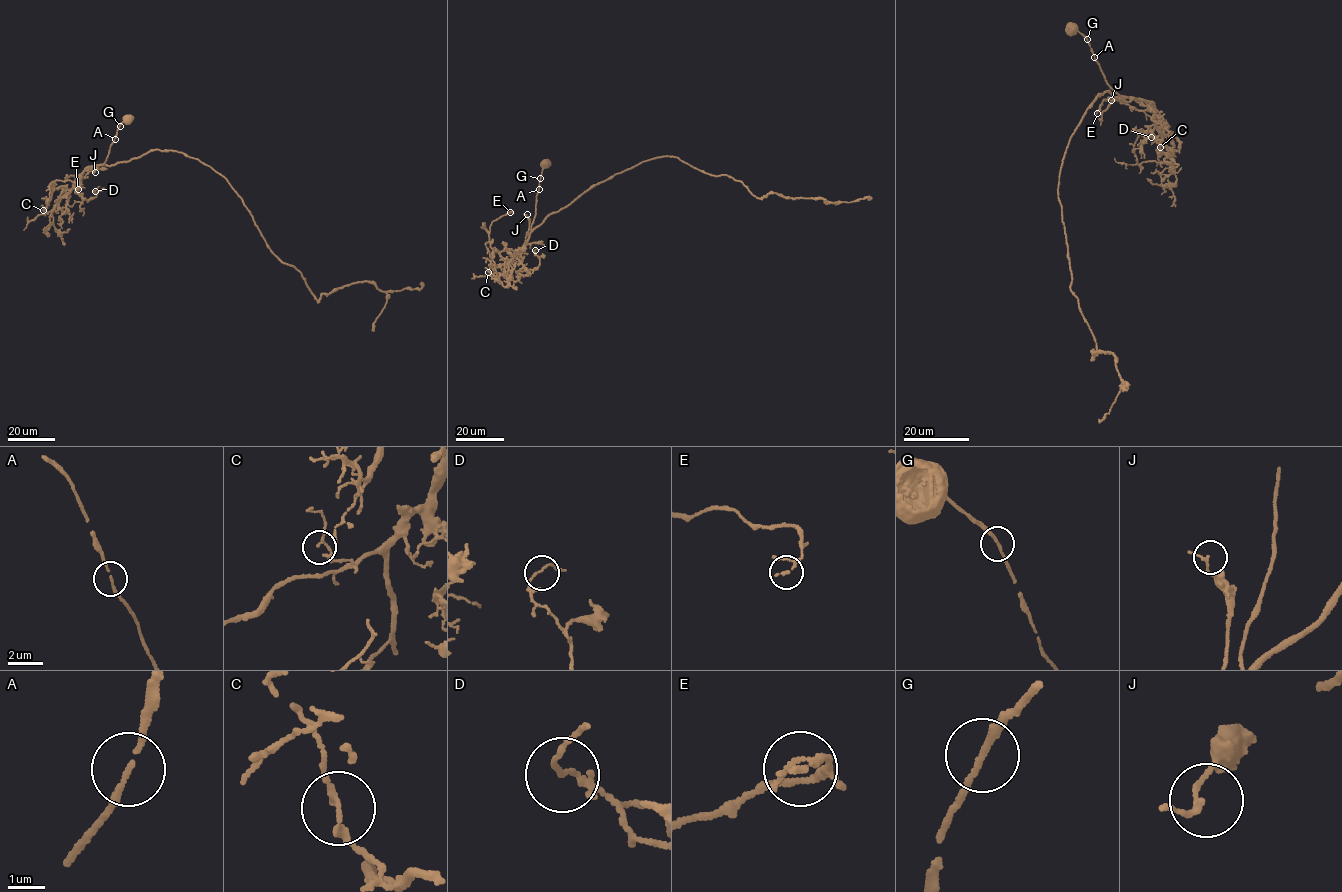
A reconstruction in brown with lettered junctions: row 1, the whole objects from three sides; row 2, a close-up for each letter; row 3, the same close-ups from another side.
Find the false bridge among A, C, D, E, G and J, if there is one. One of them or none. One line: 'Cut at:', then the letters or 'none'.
Cut at: none

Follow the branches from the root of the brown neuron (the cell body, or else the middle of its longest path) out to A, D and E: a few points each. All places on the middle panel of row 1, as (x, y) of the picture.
A: (545, 163), (539, 189)
D: (545, 163), (530, 236), (516, 255), (523, 265), (520, 273), (526, 276), (540, 263), (535, 250)
E: (545, 163), (529, 237), (512, 260), (497, 267), (492, 259), (488, 233), (493, 221), (510, 212)

